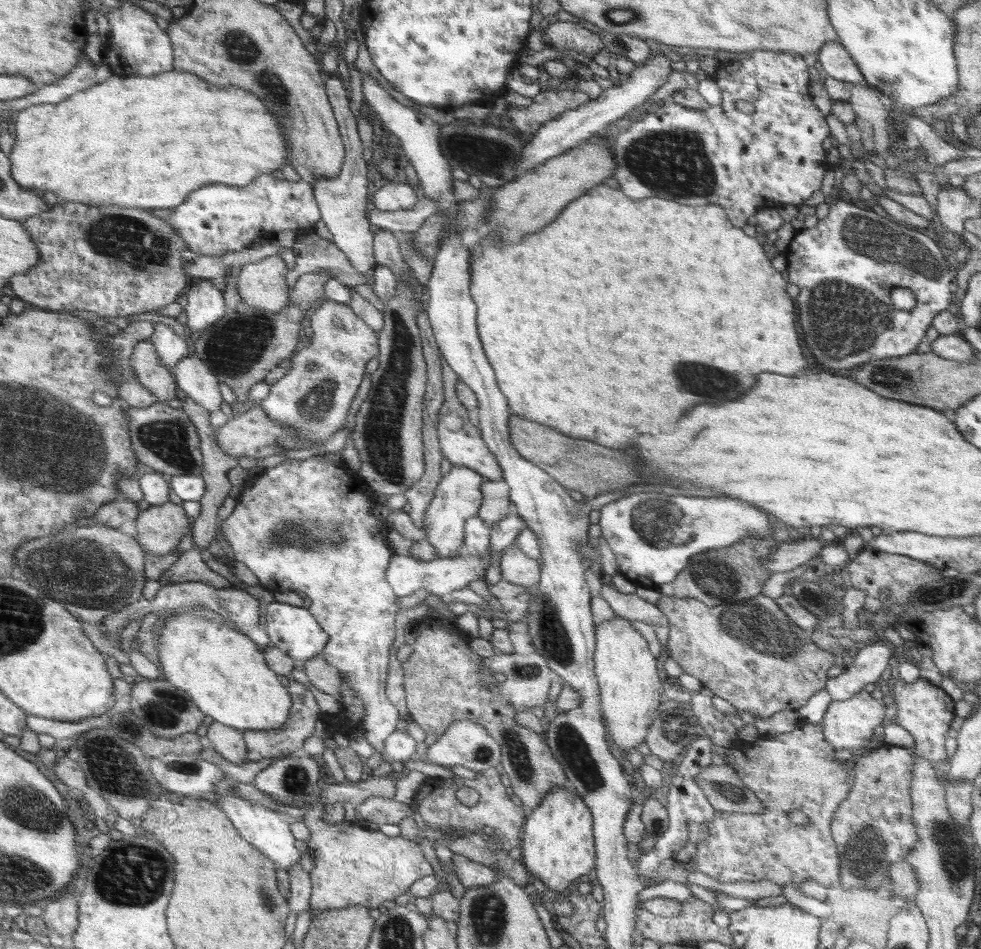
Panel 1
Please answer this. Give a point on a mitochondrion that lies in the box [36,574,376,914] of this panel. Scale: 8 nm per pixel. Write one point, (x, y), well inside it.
(131, 876)

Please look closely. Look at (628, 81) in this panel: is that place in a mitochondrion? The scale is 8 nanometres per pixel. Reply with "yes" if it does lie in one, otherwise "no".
no

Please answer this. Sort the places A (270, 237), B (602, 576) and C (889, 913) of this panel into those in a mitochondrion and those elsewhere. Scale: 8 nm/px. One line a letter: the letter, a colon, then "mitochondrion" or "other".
A: other
B: other
C: other

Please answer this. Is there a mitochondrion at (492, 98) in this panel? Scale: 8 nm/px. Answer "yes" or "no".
no

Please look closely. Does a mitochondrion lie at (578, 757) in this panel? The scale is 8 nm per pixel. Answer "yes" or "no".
yes

